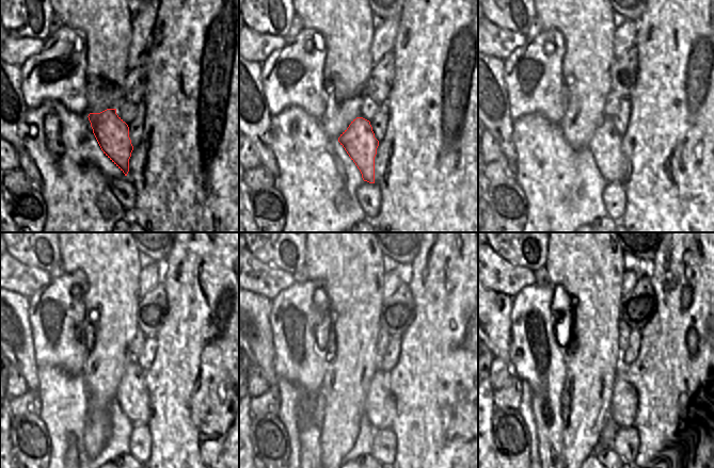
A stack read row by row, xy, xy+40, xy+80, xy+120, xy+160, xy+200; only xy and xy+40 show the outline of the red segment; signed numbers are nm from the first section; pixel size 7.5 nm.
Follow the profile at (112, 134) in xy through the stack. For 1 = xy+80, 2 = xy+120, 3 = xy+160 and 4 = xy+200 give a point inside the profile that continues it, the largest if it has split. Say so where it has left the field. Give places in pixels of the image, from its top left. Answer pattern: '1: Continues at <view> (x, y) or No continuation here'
1: Continues at xy+80 (604, 146)
2: Continues at xy+120 (131, 394)
3: Continues at xy+160 (380, 407)
4: Continues at xy+200 (623, 407).

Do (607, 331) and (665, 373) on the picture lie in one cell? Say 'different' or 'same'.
different

